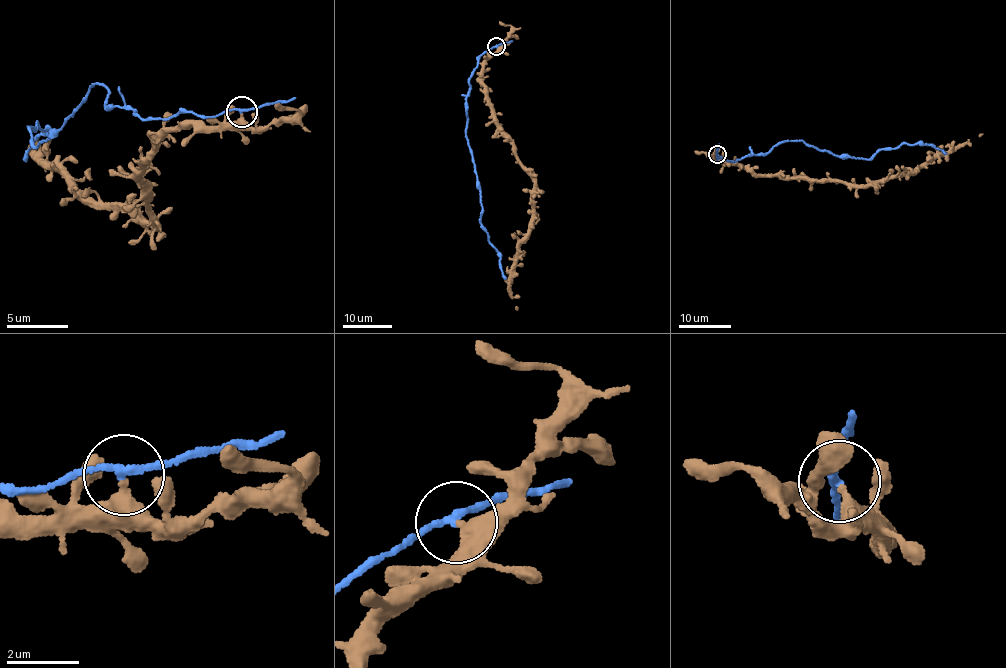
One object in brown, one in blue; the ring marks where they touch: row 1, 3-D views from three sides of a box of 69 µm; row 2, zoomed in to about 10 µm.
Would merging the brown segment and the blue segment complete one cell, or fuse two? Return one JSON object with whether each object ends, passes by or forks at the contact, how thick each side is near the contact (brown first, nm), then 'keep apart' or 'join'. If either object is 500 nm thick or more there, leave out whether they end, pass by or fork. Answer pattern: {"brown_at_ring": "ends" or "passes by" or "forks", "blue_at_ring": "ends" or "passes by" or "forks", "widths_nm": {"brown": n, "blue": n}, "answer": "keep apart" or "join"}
{"brown_at_ring": "ends", "blue_at_ring": "passes by", "widths_nm": {"brown": 360, "blue": 180}, "answer": "keep apart"}

